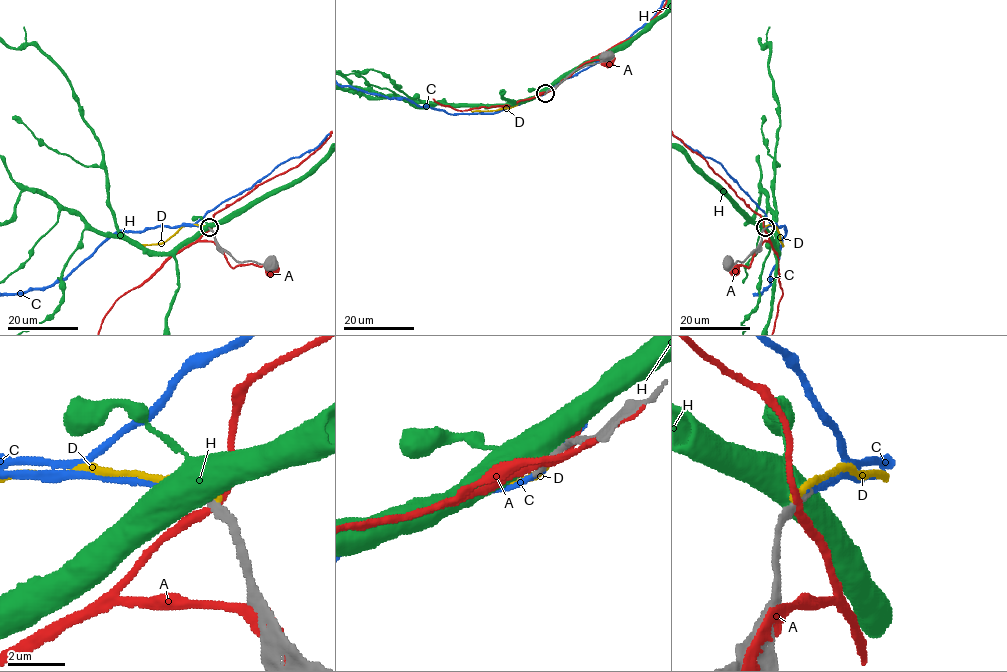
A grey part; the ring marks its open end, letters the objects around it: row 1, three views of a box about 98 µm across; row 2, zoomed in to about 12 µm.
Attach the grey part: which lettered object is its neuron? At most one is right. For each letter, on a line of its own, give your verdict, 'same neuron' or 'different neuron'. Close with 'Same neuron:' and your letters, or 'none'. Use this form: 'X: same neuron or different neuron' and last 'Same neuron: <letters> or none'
A: different neuron
C: same neuron
D: different neuron
H: different neuron
Same neuron: C

